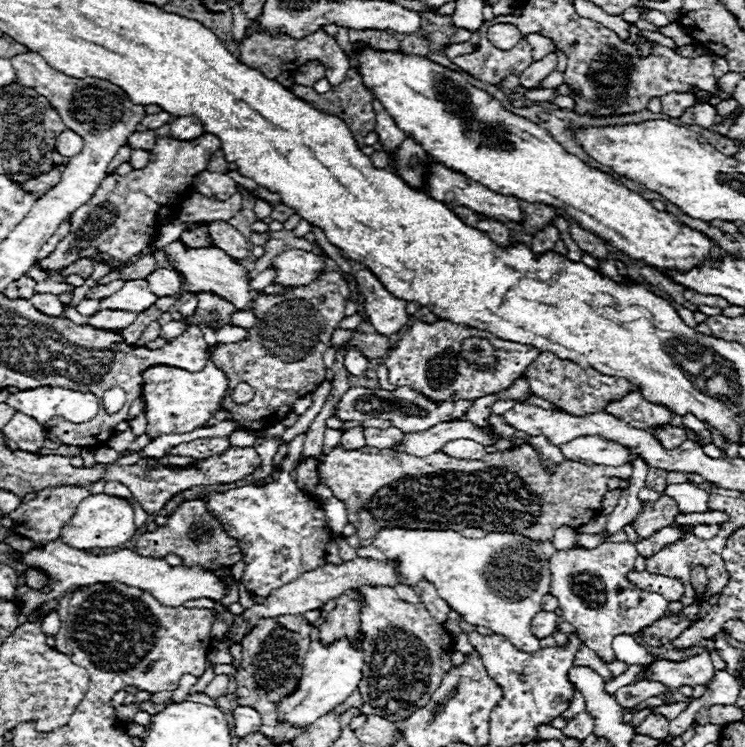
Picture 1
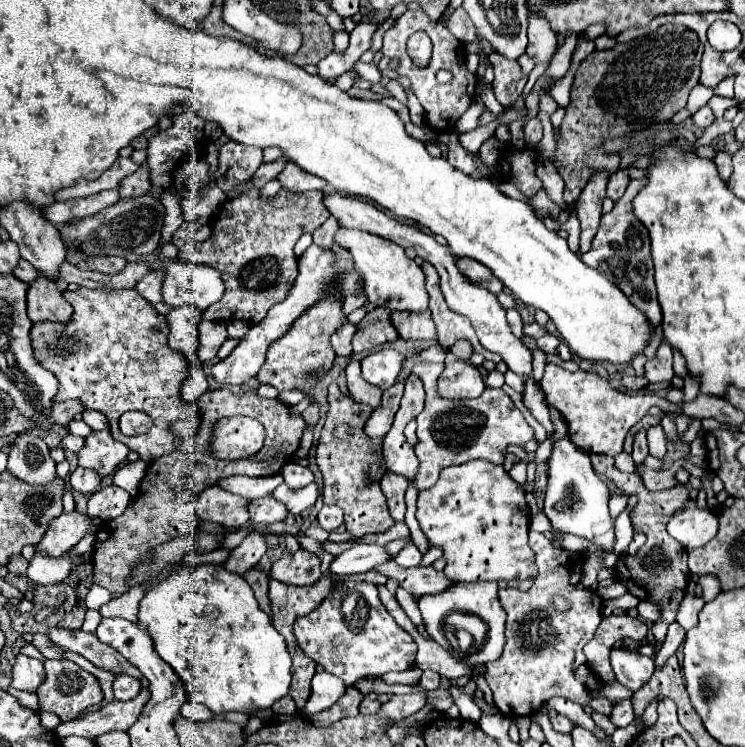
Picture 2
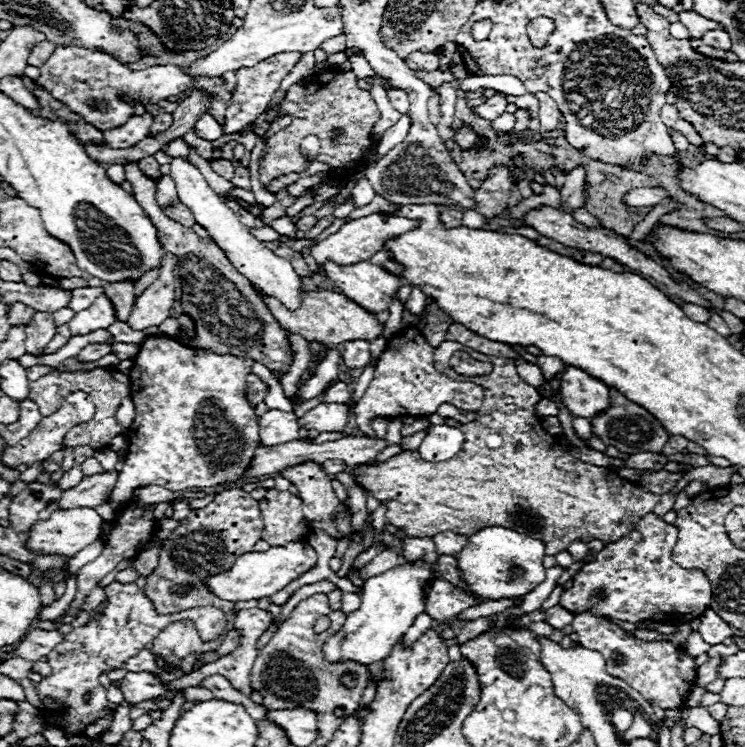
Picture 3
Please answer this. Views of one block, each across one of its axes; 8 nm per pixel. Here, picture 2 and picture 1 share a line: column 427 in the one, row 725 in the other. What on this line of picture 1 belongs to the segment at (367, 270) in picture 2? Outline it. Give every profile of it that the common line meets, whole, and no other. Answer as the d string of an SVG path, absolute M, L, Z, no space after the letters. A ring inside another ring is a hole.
M346 638L334 642L328 648L322 646L320 642L312 642L310 650L304 658L304 668L302 668L298 688L290 696L286 696L278 702L278 720L284 720L284 722L292 724L294 728L306 728L314 720L318 720L322 714L326 714L332 708L336 708L338 704L342 704L342 700L346 700L350 696L350 692L356 690L356 686L362 678L362 662L364 662L362 648L358 648L358 650L350 648Z

